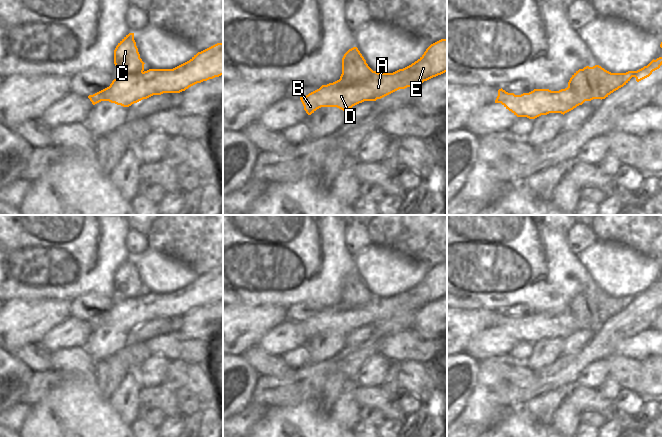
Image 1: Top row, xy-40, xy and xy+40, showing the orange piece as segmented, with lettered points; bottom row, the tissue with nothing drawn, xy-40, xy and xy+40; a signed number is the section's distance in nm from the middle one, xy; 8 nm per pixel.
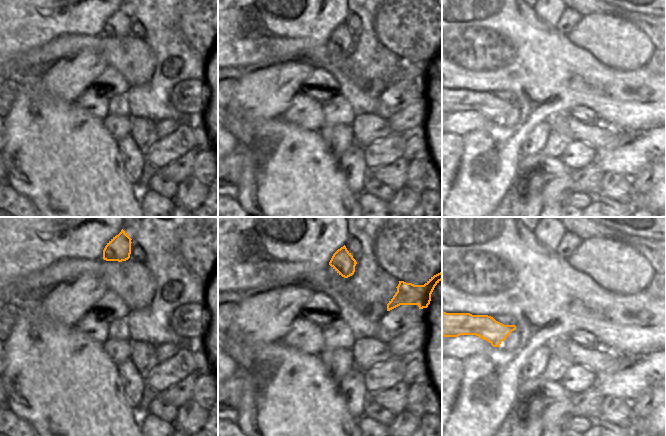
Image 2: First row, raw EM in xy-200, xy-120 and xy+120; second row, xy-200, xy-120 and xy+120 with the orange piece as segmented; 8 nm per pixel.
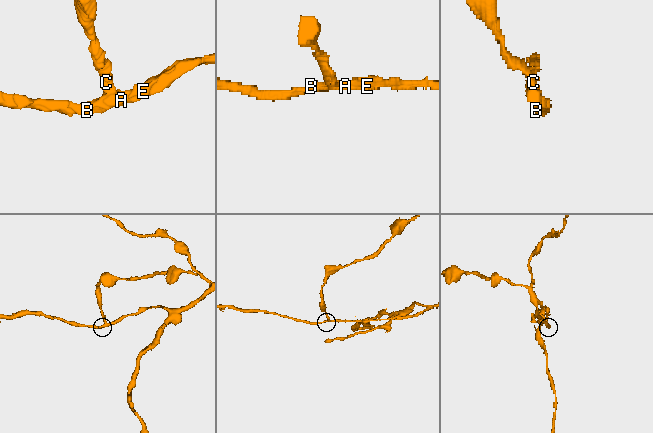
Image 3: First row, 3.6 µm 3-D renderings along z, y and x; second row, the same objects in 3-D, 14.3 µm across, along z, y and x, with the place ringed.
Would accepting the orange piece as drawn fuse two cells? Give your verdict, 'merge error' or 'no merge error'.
merge error

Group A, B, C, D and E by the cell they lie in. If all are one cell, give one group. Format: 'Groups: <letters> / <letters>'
Groups: A B D E / C

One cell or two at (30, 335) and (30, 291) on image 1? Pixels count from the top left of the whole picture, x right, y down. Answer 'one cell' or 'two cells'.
two cells

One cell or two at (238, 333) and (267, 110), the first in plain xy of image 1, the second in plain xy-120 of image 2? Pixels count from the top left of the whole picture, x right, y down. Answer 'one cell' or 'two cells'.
one cell

